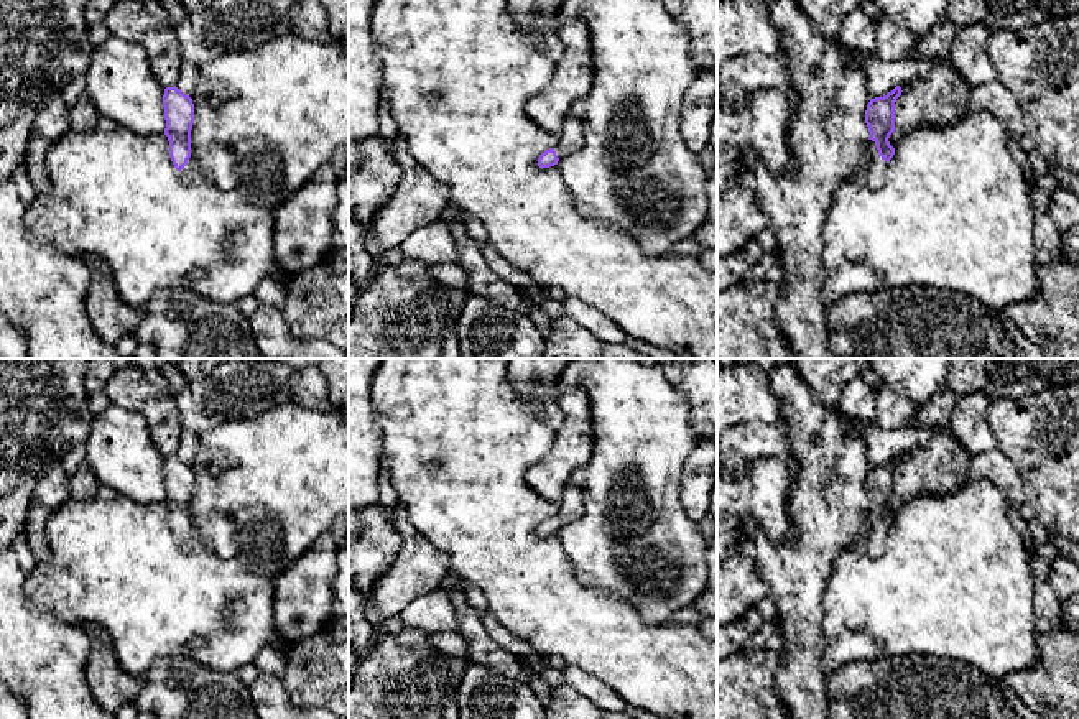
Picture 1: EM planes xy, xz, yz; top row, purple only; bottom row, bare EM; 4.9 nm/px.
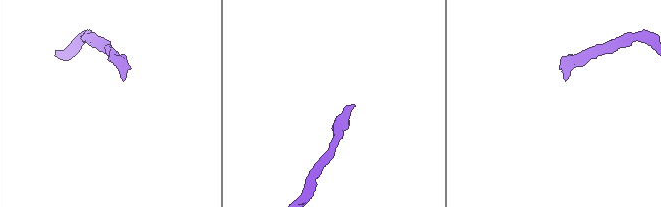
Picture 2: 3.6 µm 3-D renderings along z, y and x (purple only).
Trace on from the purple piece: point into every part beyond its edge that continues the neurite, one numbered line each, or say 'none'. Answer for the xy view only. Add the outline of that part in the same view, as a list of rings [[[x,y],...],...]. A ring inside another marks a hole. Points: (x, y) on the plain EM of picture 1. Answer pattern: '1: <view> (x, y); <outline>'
1: xy (193, 537); [[[192,522],[191,526],[188,528],[188,533],[179,540],[179,543],[184,550],[191,550],[196,545],[201,545],[206,550],[214,551],[211,540],[207,540]]]

